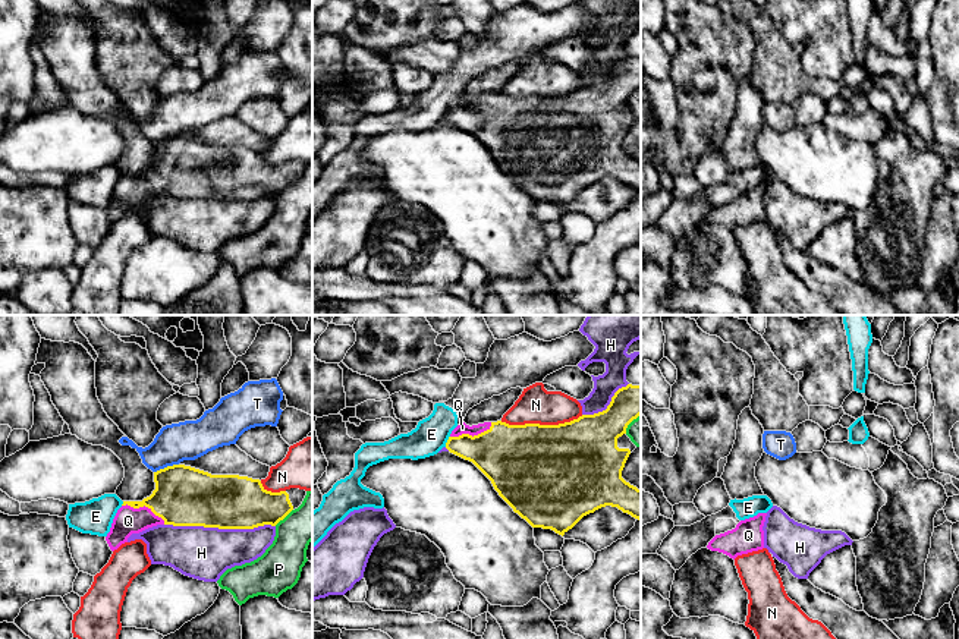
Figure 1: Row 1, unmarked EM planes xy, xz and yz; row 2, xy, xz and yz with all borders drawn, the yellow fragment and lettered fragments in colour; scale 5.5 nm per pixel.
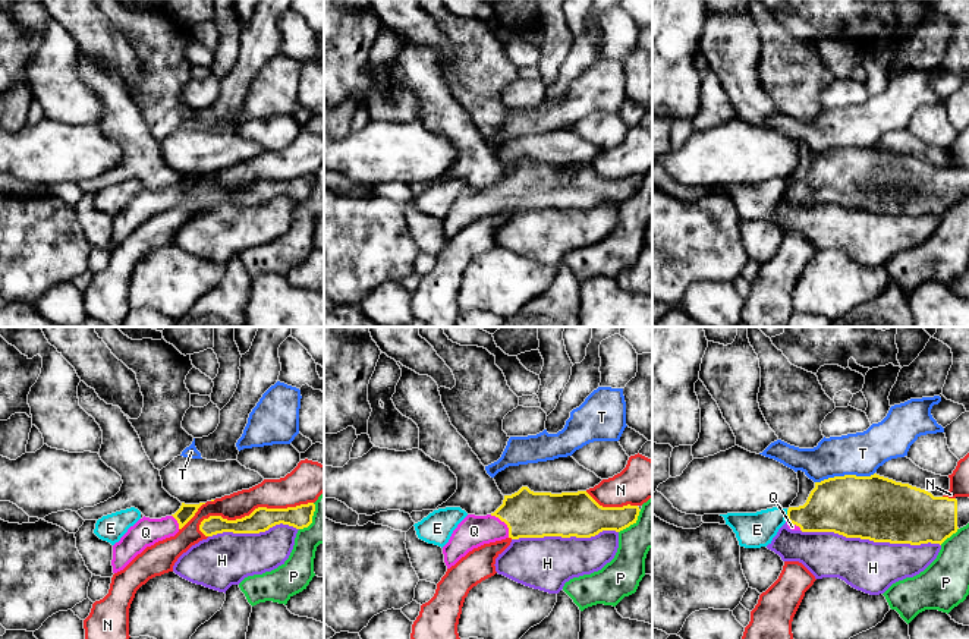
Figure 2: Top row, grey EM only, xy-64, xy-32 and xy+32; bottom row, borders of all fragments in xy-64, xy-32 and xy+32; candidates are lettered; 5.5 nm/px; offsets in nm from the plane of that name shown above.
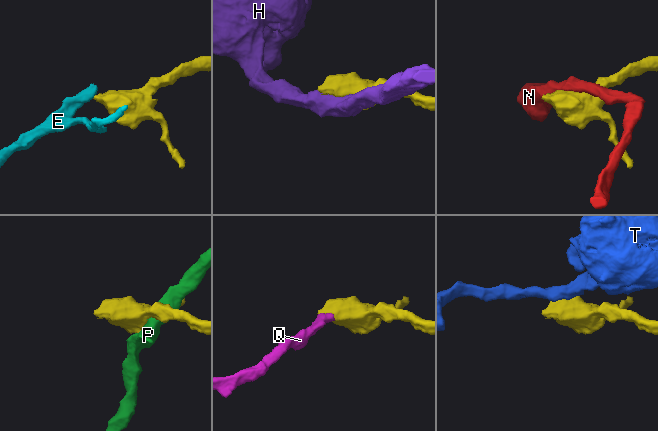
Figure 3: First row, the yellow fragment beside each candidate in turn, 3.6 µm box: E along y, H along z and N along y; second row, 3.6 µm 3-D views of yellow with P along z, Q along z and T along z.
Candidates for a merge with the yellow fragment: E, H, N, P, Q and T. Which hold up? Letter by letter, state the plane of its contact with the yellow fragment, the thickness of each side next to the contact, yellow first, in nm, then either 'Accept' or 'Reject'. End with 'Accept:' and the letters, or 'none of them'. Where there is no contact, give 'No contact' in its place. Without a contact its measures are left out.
E: Touches yellow in xz. Thickness 240 nm (yellow) against 190 nm. Reject
H: Touches yellow in xy. Thickness 320 nm (yellow) against 280 nm. Reject
N: Touches yellow in xz. Thickness 500 nm (yellow) against 200 nm. Reject
P: Touches yellow in xy. Thickness 280 nm (yellow) against 220 nm. Reject
Q: Touches yellow in xy. Thickness 320 nm (yellow) against 150 nm. Accept
T: Touches yellow in xy. Thickness 320 nm (yellow) against 220 nm. Reject
Accept: Q

